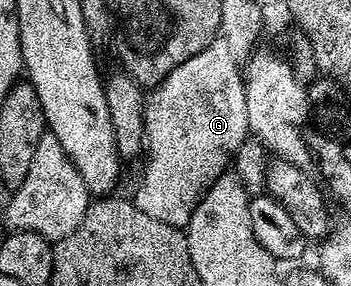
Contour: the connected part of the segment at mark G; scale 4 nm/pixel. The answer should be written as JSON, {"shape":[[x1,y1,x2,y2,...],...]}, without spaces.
{"shape":[[218,36,213,39,211,44,207,44,207,48,203,48,203,52,191,56,191,60,183,60,183,64,176,66,159,85,152,87,152,89,148,91,145,100,145,140,149,159,145,162,145,171,141,174,141,183,138,184,137,191,131,194,131,201,134,202,140,210,147,212,147,216,155,216,155,220,163,220,163,224,171,224,172,226,180,226,182,228,188,227,191,216,193,215,194,206,201,201,209,185,211,185,220,174,226,173,233,155,236,154,241,143,246,141,249,133,250,128,249,121,247,120,247,100,245,99,245,79,243,77,243,70,235,60,235,56,231,56,231,48,227,44,227,40,223,40]]}

